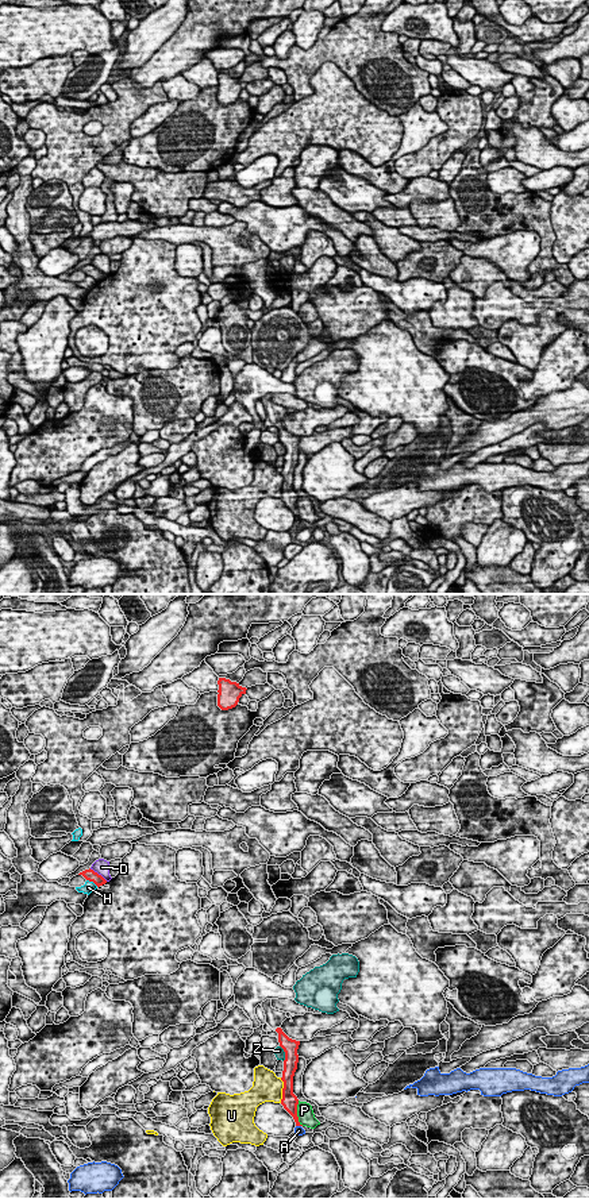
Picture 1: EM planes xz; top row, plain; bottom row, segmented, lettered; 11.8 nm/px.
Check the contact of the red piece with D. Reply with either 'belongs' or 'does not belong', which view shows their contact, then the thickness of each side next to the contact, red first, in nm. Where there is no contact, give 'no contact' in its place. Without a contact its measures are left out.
does not belong; contact in xz; calibres 140 and 180 nm

